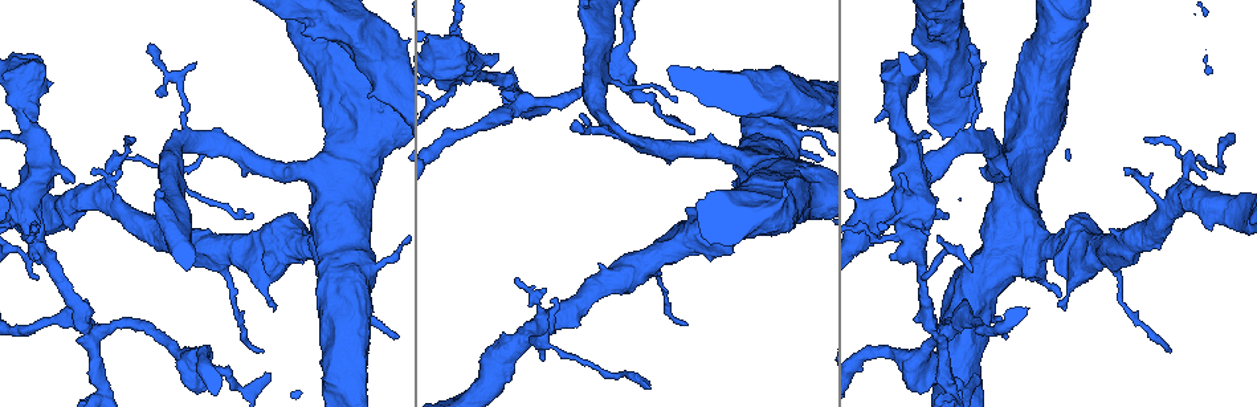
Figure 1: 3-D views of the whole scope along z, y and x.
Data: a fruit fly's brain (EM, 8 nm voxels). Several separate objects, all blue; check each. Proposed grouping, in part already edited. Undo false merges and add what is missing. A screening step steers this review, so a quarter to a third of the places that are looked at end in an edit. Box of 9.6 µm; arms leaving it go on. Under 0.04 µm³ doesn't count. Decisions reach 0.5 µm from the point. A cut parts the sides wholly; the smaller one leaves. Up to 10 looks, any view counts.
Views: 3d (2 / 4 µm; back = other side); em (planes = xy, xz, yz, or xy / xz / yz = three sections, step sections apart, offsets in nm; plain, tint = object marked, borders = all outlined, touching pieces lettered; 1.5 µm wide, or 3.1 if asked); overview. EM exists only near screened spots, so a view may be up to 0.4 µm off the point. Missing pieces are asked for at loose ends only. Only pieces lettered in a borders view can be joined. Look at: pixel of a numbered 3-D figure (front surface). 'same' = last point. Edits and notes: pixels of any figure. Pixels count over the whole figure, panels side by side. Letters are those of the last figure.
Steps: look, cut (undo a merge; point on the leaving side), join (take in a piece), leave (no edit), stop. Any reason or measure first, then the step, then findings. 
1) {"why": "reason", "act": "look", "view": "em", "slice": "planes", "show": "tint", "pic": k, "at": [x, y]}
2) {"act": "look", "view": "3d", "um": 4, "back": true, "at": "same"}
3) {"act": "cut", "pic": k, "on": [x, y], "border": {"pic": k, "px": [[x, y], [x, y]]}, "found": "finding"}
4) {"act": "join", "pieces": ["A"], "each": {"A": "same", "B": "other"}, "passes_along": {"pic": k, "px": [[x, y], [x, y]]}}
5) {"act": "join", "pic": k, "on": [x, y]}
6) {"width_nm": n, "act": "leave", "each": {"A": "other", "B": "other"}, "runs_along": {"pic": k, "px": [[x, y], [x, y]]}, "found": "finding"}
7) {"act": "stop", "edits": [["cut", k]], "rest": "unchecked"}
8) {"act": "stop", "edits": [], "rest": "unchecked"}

{"act": "look", "view": "em", "slice": "planes", "show": "borders", "pic": 1, "at": [576, 123]}

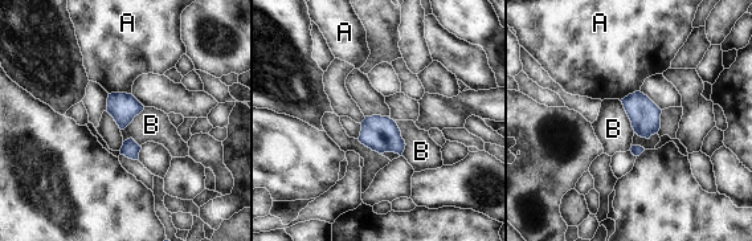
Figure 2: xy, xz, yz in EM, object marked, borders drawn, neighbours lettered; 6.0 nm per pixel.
{"act": "leave", "each": {"A": "other", "B": "other"}, "border": {"pic": 2, "px": [[393, 121], [405, 144], [403, 155]]}, "found": "no lettered piece goes on from it"}

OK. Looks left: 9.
{"why": "tapers out", "act": "look", "view": "em", "slice": "planes", "show": "plain", "pic": 1, "at": [252, 216]}

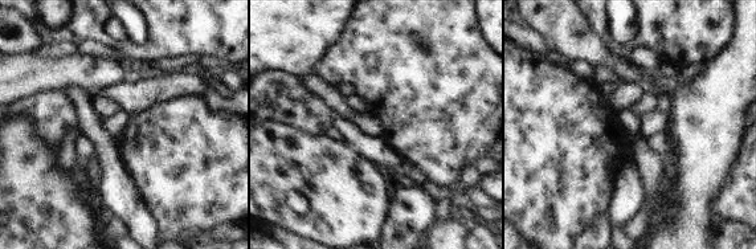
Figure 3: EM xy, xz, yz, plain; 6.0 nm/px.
{"why": "see the neighbours", "act": "look", "view": "em", "slice": "planes", "show": "borders", "at": "same"}

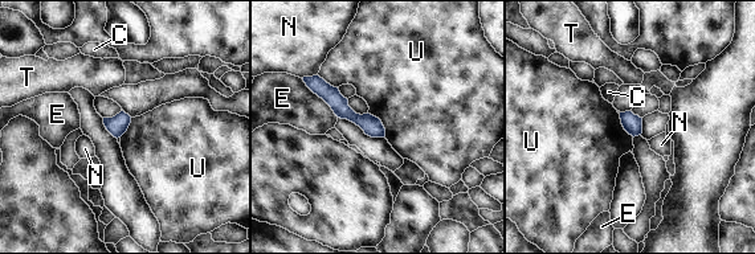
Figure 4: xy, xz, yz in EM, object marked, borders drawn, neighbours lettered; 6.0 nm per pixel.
{"longest_contact_nm": ["E", 340], "act": "leave", "each": {"C": "other", "E": "other", "N": "other", "T": "other", "U": "other"}, "found": "no lettered piece goes on from it"}

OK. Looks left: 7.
{"why": "an open end", "act": "look", "view": "em", "slice": "xz", "step": 8, "show": "tint", "pic": 1, "at": [931, 95]}

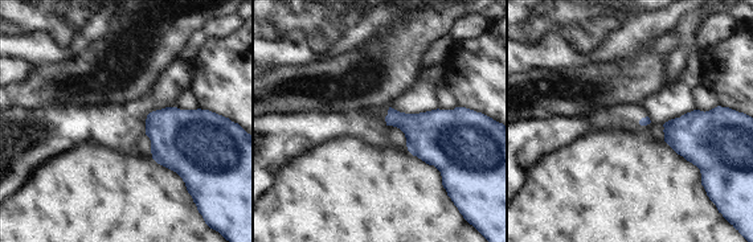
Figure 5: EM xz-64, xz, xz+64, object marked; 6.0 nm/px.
{"act": "look", "view": "em", "slice": "planes", "show": "borders", "at": "same"}

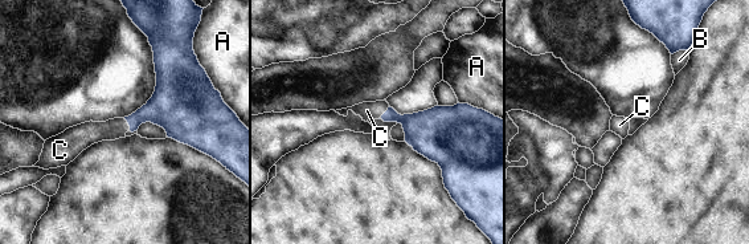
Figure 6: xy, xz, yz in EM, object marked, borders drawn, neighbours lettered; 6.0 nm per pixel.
{"act": "join", "pieces": ["C"], "each": {"A": "other", "B": "other", "C": "same"}, "passes_along": {"pic": 6, "px": [[166, 108], [129, 125], [89, 133]]}, "found": "it goes on there"}

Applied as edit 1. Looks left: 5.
{"why": "looks like a crossing", "act": "look", "view": "em", "slice": "planes", "show": "borders", "pic": 1, "at": [93, 341]}

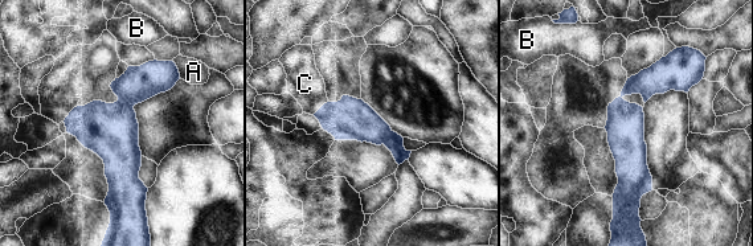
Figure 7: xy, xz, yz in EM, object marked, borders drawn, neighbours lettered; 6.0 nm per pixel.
{"width_nm": 240, "act": "cut", "pic": 7, "on": [138, 83], "each": {"A": "other", "B": "other", "C": "other"}, "border": {"pic": 7, "px": [[118, 99], [132, 107]]}, "found": "a second neuron is stuck on"}

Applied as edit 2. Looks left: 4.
{"act": "stop", "edits": [["join", 6], ["cut", 7]], "rest": "unchecked"}

